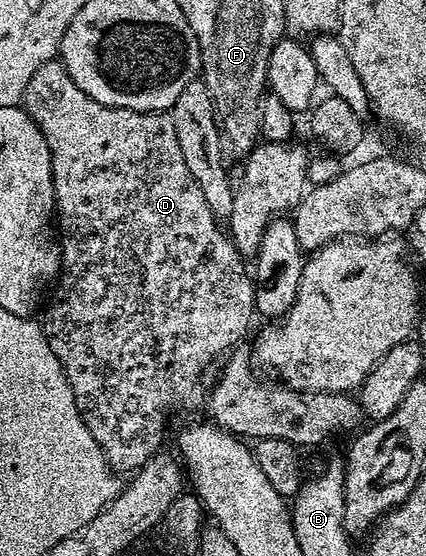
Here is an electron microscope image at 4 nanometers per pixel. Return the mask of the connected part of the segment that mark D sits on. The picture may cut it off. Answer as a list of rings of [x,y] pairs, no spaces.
[[[58,58],[45,61],[45,65],[41,65],[41,69],[37,69],[37,73],[33,73],[33,77],[29,77],[29,85],[23,90],[21,106],[26,111],[27,116],[31,118],[41,129],[41,133],[45,137],[45,141],[51,150],[51,168],[53,169],[53,181],[55,182],[55,214],[57,216],[57,231],[61,239],[61,274],[58,276],[57,282],[54,284],[55,296],[51,299],[51,304],[47,307],[47,312],[41,318],[41,326],[45,337],[49,341],[49,349],[53,349],[53,353],[61,361],[65,377],[69,381],[69,385],[73,389],[73,397],[77,401],[77,409],[83,415],[85,425],[89,429],[89,433],[93,433],[93,441],[97,441],[97,445],[103,449],[103,455],[107,459],[111,470],[116,473],[134,473],[140,467],[144,467],[154,455],[160,454],[163,443],[163,414],[166,413],[167,407],[179,407],[182,403],[195,403],[204,398],[205,387],[203,391],[203,374],[207,371],[207,366],[214,359],[222,360],[232,349],[238,348],[239,343],[243,339],[243,334],[247,331],[247,326],[251,323],[251,318],[256,318],[255,310],[255,284],[252,276],[243,268],[245,263],[244,256],[240,255],[238,249],[232,243],[230,236],[226,230],[221,228],[220,220],[209,209],[209,205],[205,205],[205,197],[201,194],[201,189],[197,185],[197,181],[193,181],[193,173],[189,173],[189,165],[185,165],[185,156],[181,154],[181,145],[177,145],[177,129],[173,129],[173,121],[170,114],[160,113],[158,111],[134,111],[133,109],[125,109],[124,107],[110,107],[109,105],[101,105],[97,101],[93,101],[93,97],[89,97],[89,93],[81,93],[81,89],[77,89],[77,85],[69,77],[69,73],[65,69],[65,65]]]

